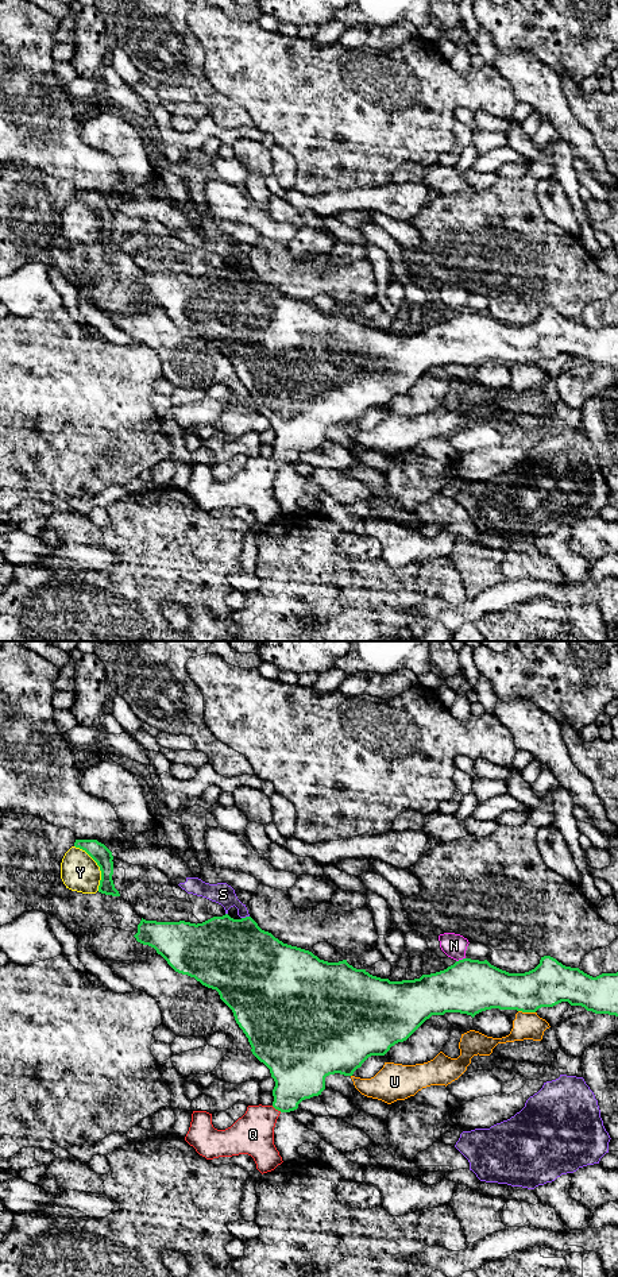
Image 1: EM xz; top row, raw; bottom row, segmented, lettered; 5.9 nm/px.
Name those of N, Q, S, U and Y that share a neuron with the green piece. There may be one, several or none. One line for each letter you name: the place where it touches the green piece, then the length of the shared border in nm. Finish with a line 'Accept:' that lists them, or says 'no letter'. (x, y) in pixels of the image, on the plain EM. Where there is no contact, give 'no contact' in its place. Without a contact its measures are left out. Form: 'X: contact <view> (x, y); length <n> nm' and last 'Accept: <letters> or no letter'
Q: contact xz (277, 460); length 70 nm
Accept: Q

